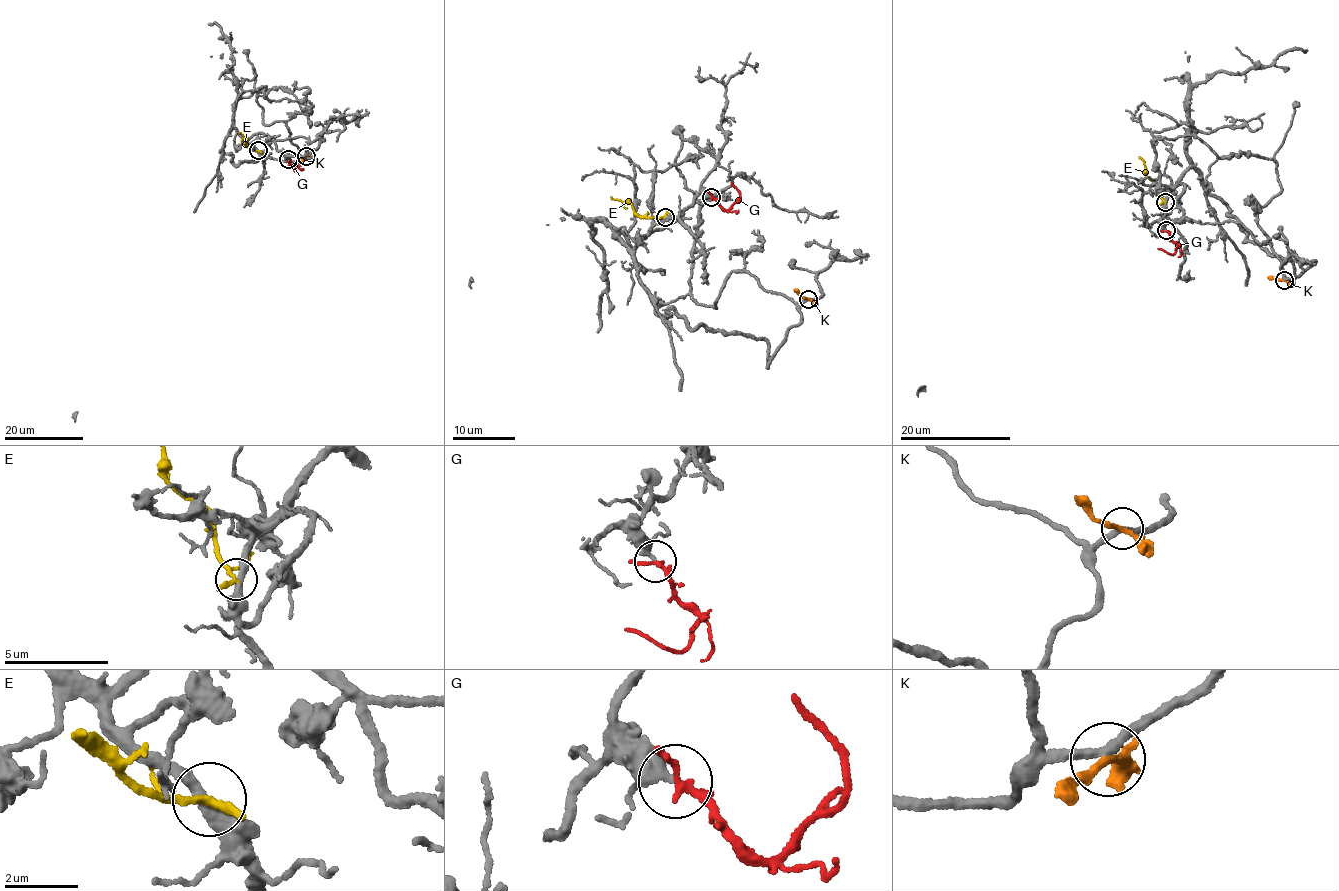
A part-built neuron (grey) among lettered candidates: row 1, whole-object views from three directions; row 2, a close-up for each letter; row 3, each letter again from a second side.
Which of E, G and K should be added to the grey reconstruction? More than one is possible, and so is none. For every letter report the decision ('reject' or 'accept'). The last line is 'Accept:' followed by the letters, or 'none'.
E: reject
G: accept
K: reject
Accept: G

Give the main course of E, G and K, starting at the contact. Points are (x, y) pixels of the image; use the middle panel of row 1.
E: (665, 217), (641, 216), (629, 203), (610, 196)
G: (711, 196), (728, 210), (740, 198), (731, 182)
K: (808, 299), (803, 299), (794, 288)

